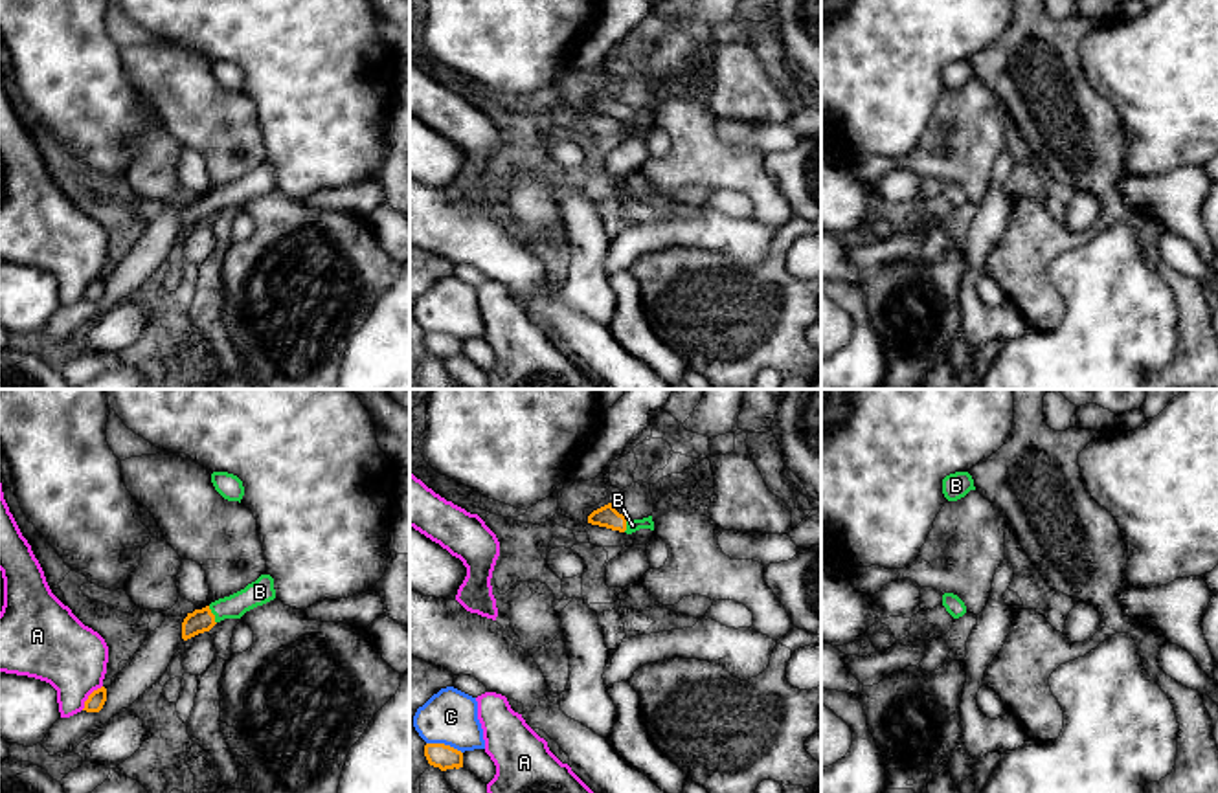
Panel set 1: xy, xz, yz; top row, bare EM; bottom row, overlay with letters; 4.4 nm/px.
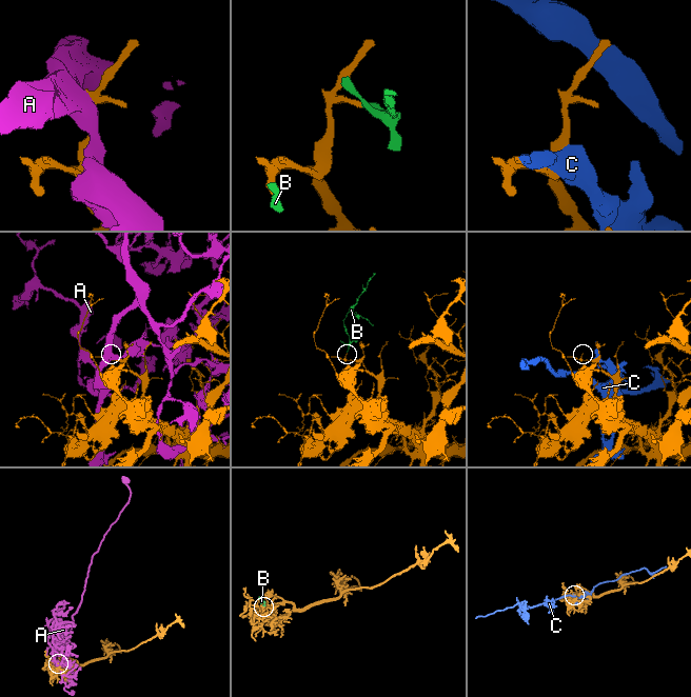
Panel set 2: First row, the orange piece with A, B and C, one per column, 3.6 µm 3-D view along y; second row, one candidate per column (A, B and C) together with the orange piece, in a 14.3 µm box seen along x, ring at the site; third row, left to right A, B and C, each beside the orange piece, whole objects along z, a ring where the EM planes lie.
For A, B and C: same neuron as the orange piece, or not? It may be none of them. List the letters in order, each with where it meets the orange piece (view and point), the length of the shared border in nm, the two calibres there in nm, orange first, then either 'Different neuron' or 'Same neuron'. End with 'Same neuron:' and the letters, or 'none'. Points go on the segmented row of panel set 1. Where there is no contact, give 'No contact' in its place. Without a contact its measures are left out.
A: Touches orange at xy (89, 696). Shared border 140 nm. Thickness 80 nm (orange) against 300 nm. Different neuron
B: Touches orange at xy (214, 615). Shared border 90 nm. Thickness 100 nm (orange) against 110 nm. Same neuron
C: Touches orange at xz (443, 744). Shared border 170 nm. Thickness 110 nm (orange) against 240 nm. Different neuron
Same neuron: B

